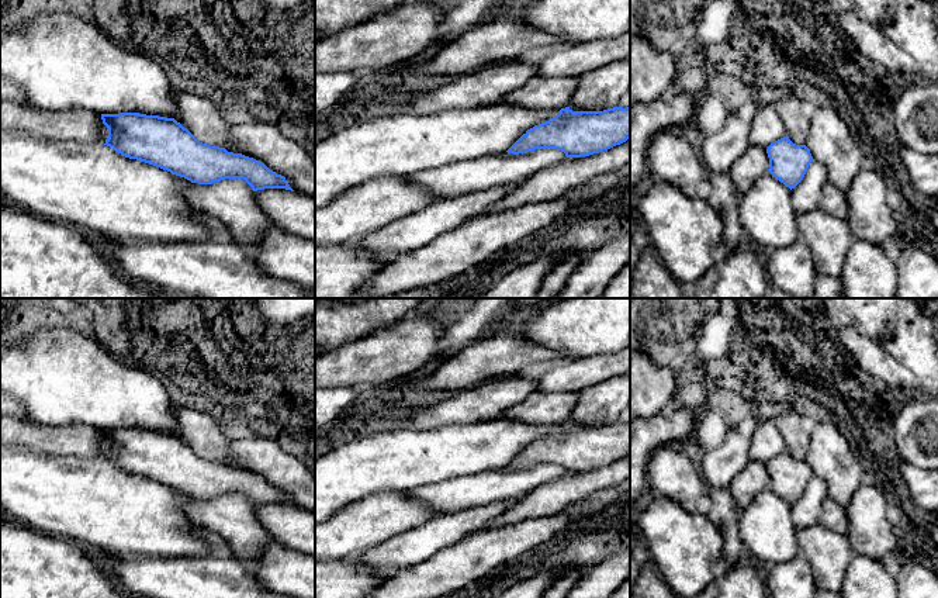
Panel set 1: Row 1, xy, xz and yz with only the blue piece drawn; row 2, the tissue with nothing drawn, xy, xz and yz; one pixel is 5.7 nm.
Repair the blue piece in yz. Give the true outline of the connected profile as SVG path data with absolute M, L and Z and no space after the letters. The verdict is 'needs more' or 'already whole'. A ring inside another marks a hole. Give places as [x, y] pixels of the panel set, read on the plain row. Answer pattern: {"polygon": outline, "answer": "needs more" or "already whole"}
{"polygon": "M788 450L772 457L766 469L768 487L792 505L796 529L807 529L817 523L828 497L825 480L814 476L806 460L793 459Z", "answer": "needs more"}

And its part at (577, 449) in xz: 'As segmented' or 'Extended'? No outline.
Extended

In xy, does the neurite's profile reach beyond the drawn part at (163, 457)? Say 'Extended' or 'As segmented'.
Extended

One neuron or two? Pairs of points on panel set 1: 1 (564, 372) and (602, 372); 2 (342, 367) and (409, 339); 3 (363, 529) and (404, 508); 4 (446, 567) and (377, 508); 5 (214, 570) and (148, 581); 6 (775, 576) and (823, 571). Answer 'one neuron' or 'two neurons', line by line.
1: one neuron
2: one neuron
3: one neuron
4: two neurons
5: one neuron
6: one neuron

